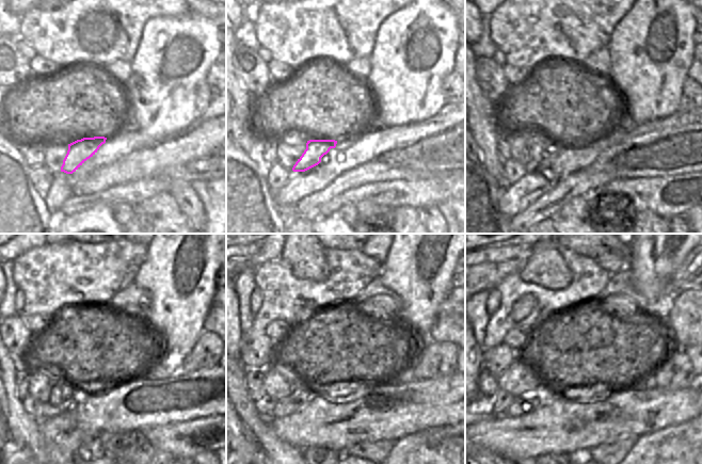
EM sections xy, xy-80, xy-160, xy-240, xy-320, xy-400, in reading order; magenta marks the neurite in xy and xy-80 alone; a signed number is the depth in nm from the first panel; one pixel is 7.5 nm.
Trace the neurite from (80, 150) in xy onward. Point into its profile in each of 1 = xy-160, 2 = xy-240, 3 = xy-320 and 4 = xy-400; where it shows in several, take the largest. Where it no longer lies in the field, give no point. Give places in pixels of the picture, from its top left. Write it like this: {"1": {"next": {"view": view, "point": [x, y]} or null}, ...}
{"1": {"next": {"view": "xy-160", "point": [540, 163]}}, "2": {"next": {"view": "xy-240", "point": [64, 401]}}, "3": {"next": {"view": "xy-320", "point": [294, 402]}}, "4": {"next": {"view": "xy-400", "point": [523, 404]}}}

